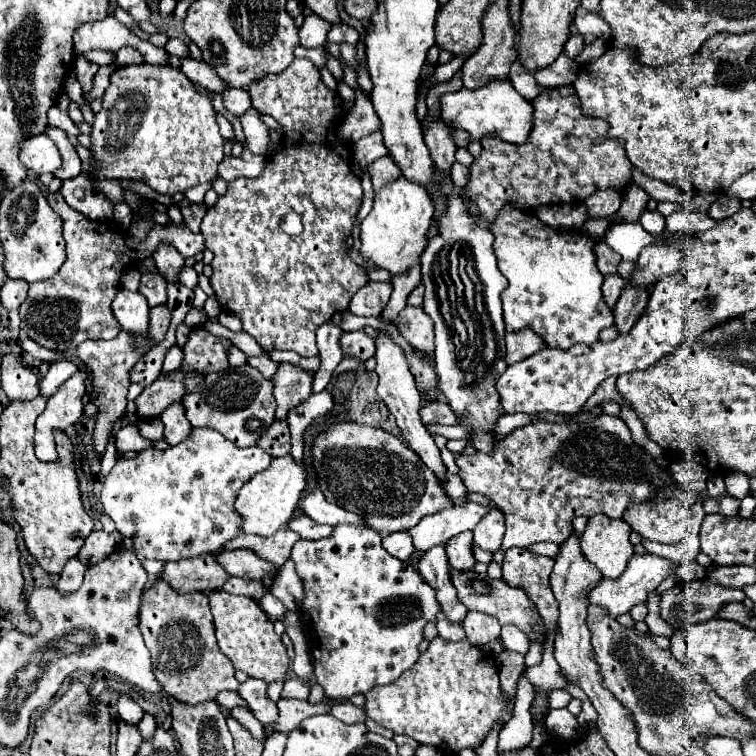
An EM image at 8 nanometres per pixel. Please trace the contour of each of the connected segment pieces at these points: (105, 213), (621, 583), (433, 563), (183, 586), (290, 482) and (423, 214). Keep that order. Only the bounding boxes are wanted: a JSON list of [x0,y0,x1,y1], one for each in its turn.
[[59,174,113,222],[585,554,675,618],[417,544,467,622],[159,554,229,594],[235,456,307,536],[361,176,435,276]]

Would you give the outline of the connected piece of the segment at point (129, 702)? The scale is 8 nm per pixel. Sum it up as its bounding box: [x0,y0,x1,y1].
[117,696,143,724]

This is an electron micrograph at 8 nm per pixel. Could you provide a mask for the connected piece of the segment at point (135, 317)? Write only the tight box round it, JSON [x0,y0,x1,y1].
[111,290,149,342]

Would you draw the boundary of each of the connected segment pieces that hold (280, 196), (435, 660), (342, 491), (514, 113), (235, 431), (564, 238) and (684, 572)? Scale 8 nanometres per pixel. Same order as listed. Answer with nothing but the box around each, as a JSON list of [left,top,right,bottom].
[[201,58,369,358],[363,636,513,754],[311,422,453,536],[441,80,533,144],[183,366,275,448],[489,206,613,350],[677,562,705,580]]

